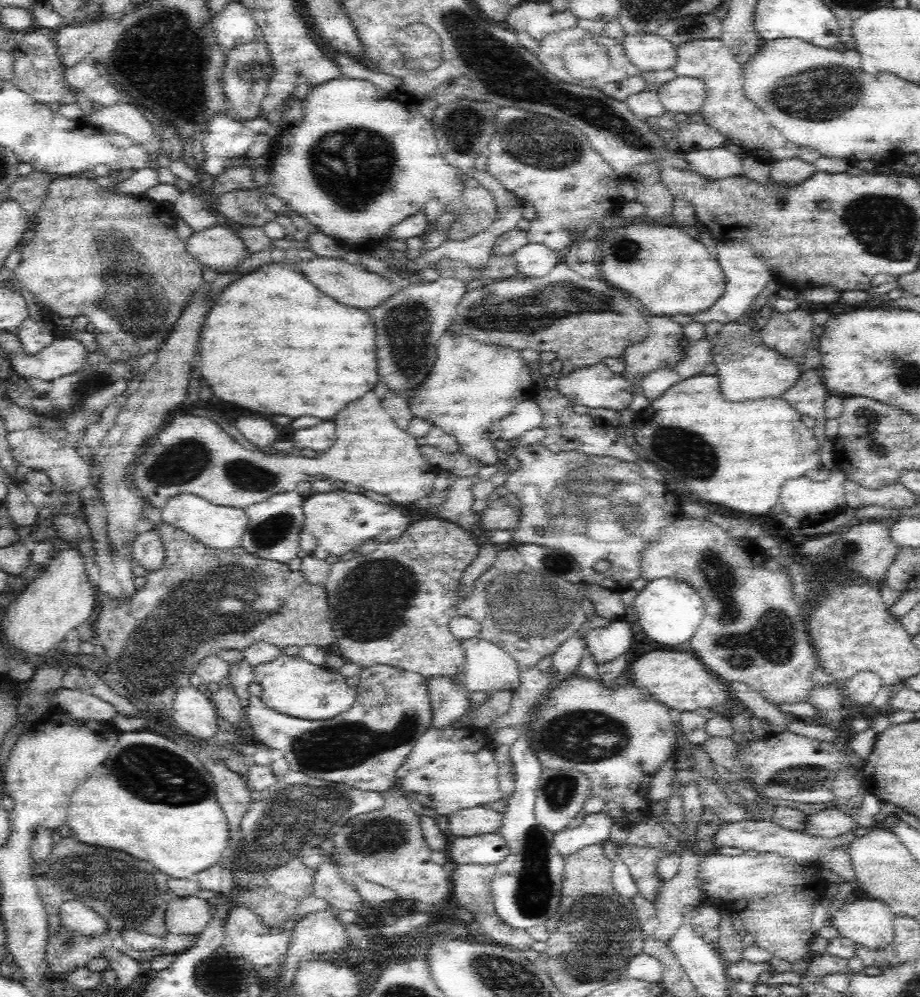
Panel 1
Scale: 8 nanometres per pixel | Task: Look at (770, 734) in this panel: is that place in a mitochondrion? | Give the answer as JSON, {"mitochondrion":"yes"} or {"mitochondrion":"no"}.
{"mitochondrion":"no"}

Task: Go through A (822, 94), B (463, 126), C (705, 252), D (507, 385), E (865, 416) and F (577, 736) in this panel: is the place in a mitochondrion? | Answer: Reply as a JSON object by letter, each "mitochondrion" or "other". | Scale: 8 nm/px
{"A":"mitochondrion","B":"mitochondrion","C":"other","D":"other","E":"mitochondrion","F":"mitochondrion"}

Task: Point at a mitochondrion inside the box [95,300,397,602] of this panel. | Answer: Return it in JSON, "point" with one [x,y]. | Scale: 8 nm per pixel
{"point":[179,464]}

